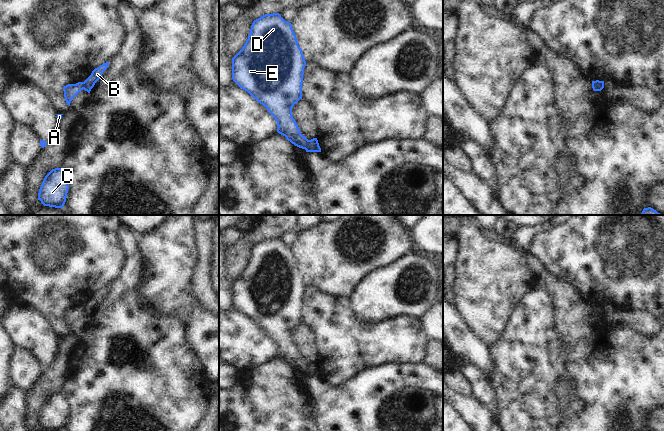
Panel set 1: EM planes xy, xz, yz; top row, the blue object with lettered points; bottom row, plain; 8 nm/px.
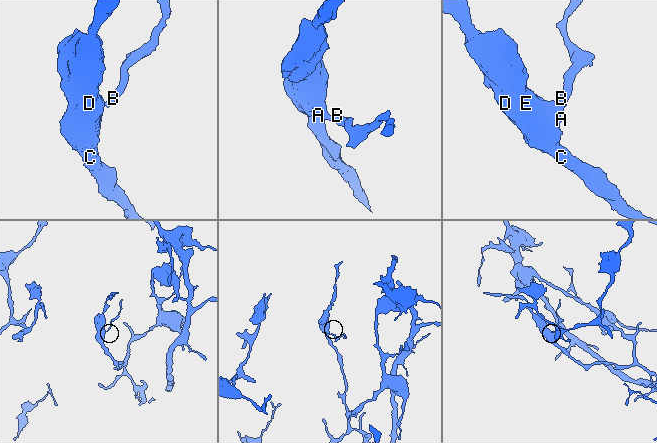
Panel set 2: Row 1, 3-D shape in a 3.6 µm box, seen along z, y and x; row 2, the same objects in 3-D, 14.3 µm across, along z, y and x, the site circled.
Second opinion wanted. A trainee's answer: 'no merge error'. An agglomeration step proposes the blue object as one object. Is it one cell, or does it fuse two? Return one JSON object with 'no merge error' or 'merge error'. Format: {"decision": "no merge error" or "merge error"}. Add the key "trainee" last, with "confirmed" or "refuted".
{"decision": "merge error", "trainee": "refuted"}

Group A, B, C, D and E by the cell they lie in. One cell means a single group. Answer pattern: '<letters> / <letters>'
A C D E / B

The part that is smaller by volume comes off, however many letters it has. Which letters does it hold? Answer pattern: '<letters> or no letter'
B

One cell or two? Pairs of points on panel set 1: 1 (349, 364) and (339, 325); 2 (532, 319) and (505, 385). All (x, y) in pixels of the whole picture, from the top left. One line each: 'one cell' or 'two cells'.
1: one cell
2: one cell

